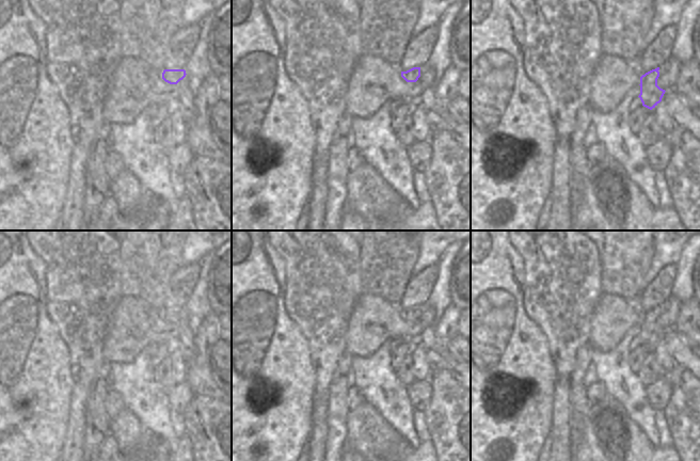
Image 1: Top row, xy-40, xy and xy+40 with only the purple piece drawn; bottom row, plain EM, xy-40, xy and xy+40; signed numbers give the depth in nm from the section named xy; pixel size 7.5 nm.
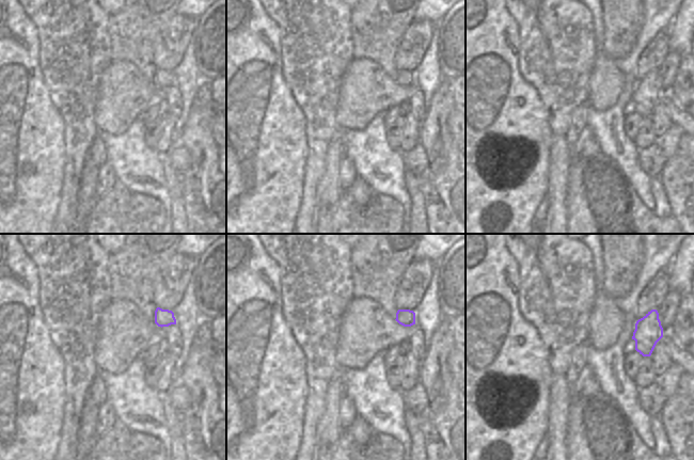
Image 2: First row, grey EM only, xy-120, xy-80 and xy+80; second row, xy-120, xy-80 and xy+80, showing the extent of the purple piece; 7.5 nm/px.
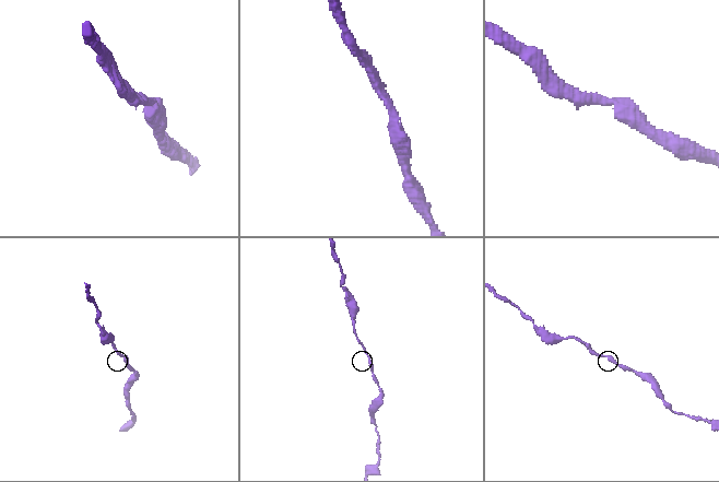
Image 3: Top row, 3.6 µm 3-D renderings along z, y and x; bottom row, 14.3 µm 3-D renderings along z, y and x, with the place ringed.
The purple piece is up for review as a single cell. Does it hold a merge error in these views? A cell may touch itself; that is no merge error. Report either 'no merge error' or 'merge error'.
no merge error

